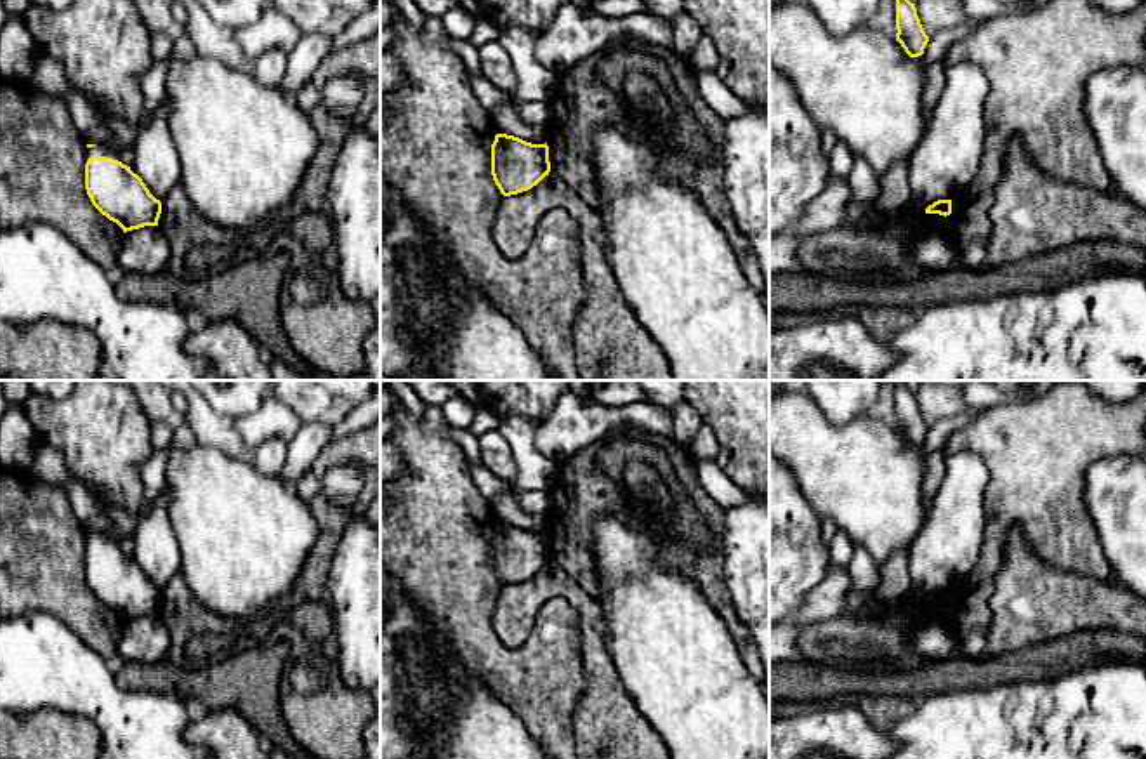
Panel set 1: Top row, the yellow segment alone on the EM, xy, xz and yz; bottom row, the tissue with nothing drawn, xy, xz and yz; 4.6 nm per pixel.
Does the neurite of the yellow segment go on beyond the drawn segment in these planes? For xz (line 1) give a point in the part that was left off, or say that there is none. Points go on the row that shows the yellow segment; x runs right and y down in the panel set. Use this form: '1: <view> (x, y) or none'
1: none

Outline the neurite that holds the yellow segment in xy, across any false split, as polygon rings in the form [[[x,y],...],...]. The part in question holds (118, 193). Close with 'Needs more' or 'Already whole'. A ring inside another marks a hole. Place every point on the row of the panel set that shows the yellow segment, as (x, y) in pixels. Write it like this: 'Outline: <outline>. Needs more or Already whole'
Outline: [[[90,156],[85,163],[85,189],[92,205],[116,222],[123,233],[158,226],[161,201],[122,162]]]. Already whole

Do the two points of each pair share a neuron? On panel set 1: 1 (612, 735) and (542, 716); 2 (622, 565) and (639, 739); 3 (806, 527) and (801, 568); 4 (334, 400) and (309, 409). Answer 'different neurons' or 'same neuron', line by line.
1: different neurons
2: different neurons
3: same neuron
4: same neuron

